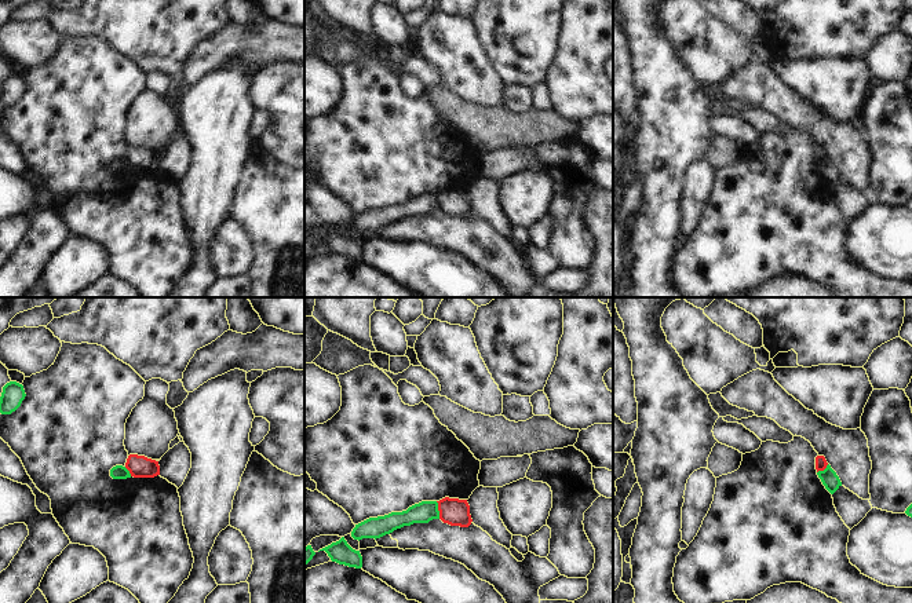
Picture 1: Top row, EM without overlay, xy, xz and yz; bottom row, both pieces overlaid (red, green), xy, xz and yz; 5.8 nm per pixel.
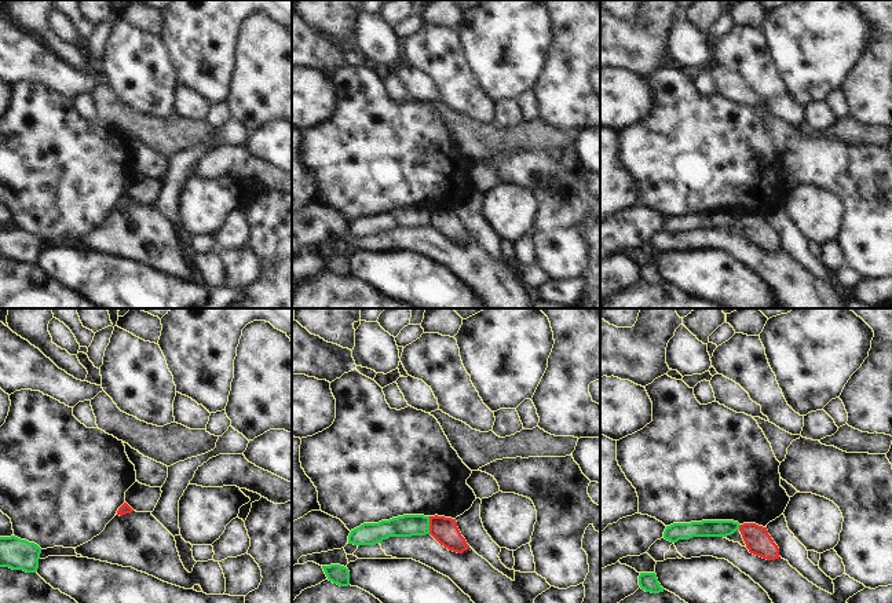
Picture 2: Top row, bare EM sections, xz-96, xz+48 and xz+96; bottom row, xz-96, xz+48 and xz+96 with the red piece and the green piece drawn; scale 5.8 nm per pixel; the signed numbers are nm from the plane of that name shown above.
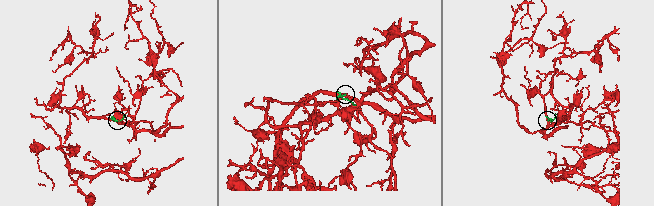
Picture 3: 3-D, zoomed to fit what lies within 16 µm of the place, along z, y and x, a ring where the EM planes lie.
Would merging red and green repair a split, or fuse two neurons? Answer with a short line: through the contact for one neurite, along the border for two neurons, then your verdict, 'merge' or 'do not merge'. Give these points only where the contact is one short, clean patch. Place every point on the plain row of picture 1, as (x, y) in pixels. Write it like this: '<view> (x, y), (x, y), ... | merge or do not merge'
xz (436, 193), (440, 209) | do not merge

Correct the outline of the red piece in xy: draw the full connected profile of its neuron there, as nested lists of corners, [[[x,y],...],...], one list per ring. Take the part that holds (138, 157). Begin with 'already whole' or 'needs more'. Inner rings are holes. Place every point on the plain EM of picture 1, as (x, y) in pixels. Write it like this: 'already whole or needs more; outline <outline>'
already whole; outline [[[129,146],[125,154],[125,160],[134,169],[154,169],[160,167],[158,153],[145,147]]]

